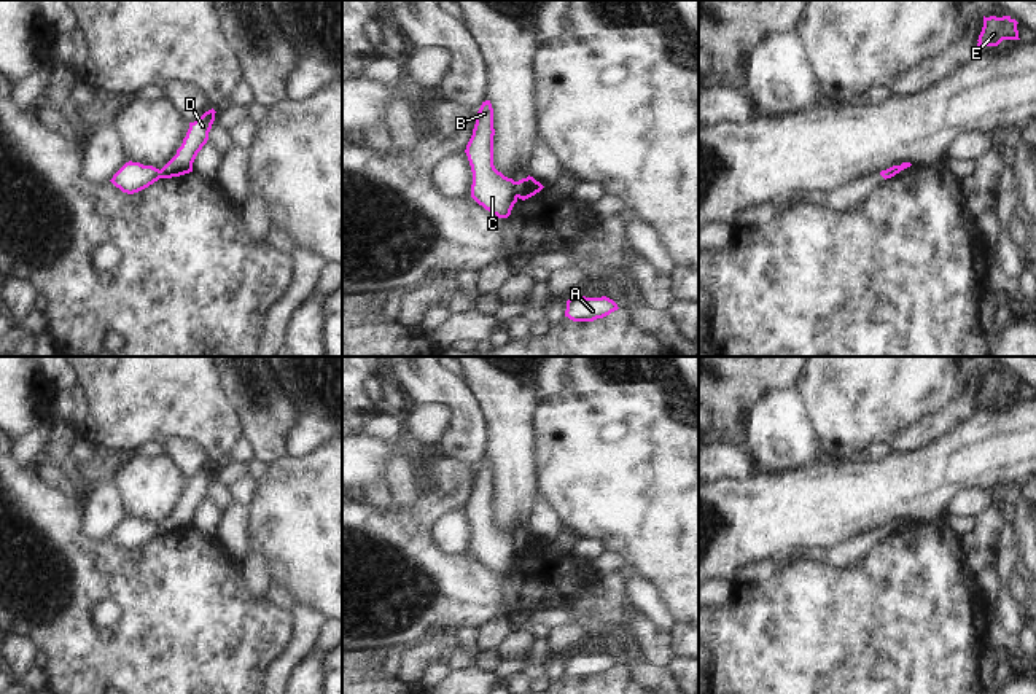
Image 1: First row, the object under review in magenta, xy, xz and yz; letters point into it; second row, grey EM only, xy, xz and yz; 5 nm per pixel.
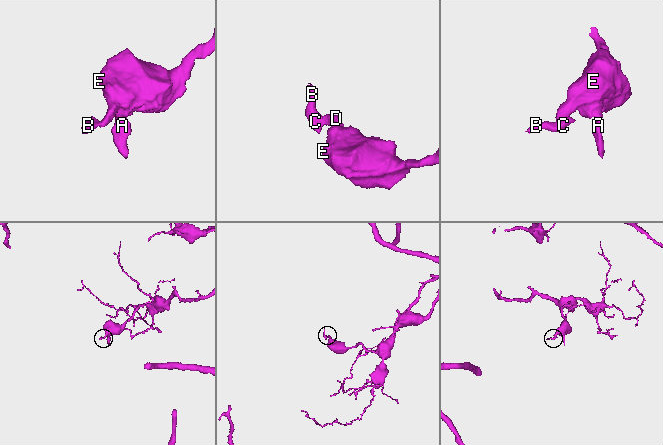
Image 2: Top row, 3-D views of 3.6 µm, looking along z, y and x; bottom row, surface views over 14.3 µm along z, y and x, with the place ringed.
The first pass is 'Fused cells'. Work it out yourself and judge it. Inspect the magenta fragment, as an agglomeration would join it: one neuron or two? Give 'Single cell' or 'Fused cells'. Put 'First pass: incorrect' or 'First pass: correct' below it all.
Fused cells
First pass: correct

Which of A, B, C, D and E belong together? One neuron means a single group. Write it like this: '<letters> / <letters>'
A D E / B C

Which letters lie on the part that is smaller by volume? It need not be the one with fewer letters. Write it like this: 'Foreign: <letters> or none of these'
Foreign: B, C

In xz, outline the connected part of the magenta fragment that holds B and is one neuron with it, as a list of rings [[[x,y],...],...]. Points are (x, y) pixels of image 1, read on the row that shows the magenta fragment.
[[[482,102],[466,156],[473,172],[471,197],[498,218],[508,218],[517,202],[517,185],[493,166],[493,108]]]

